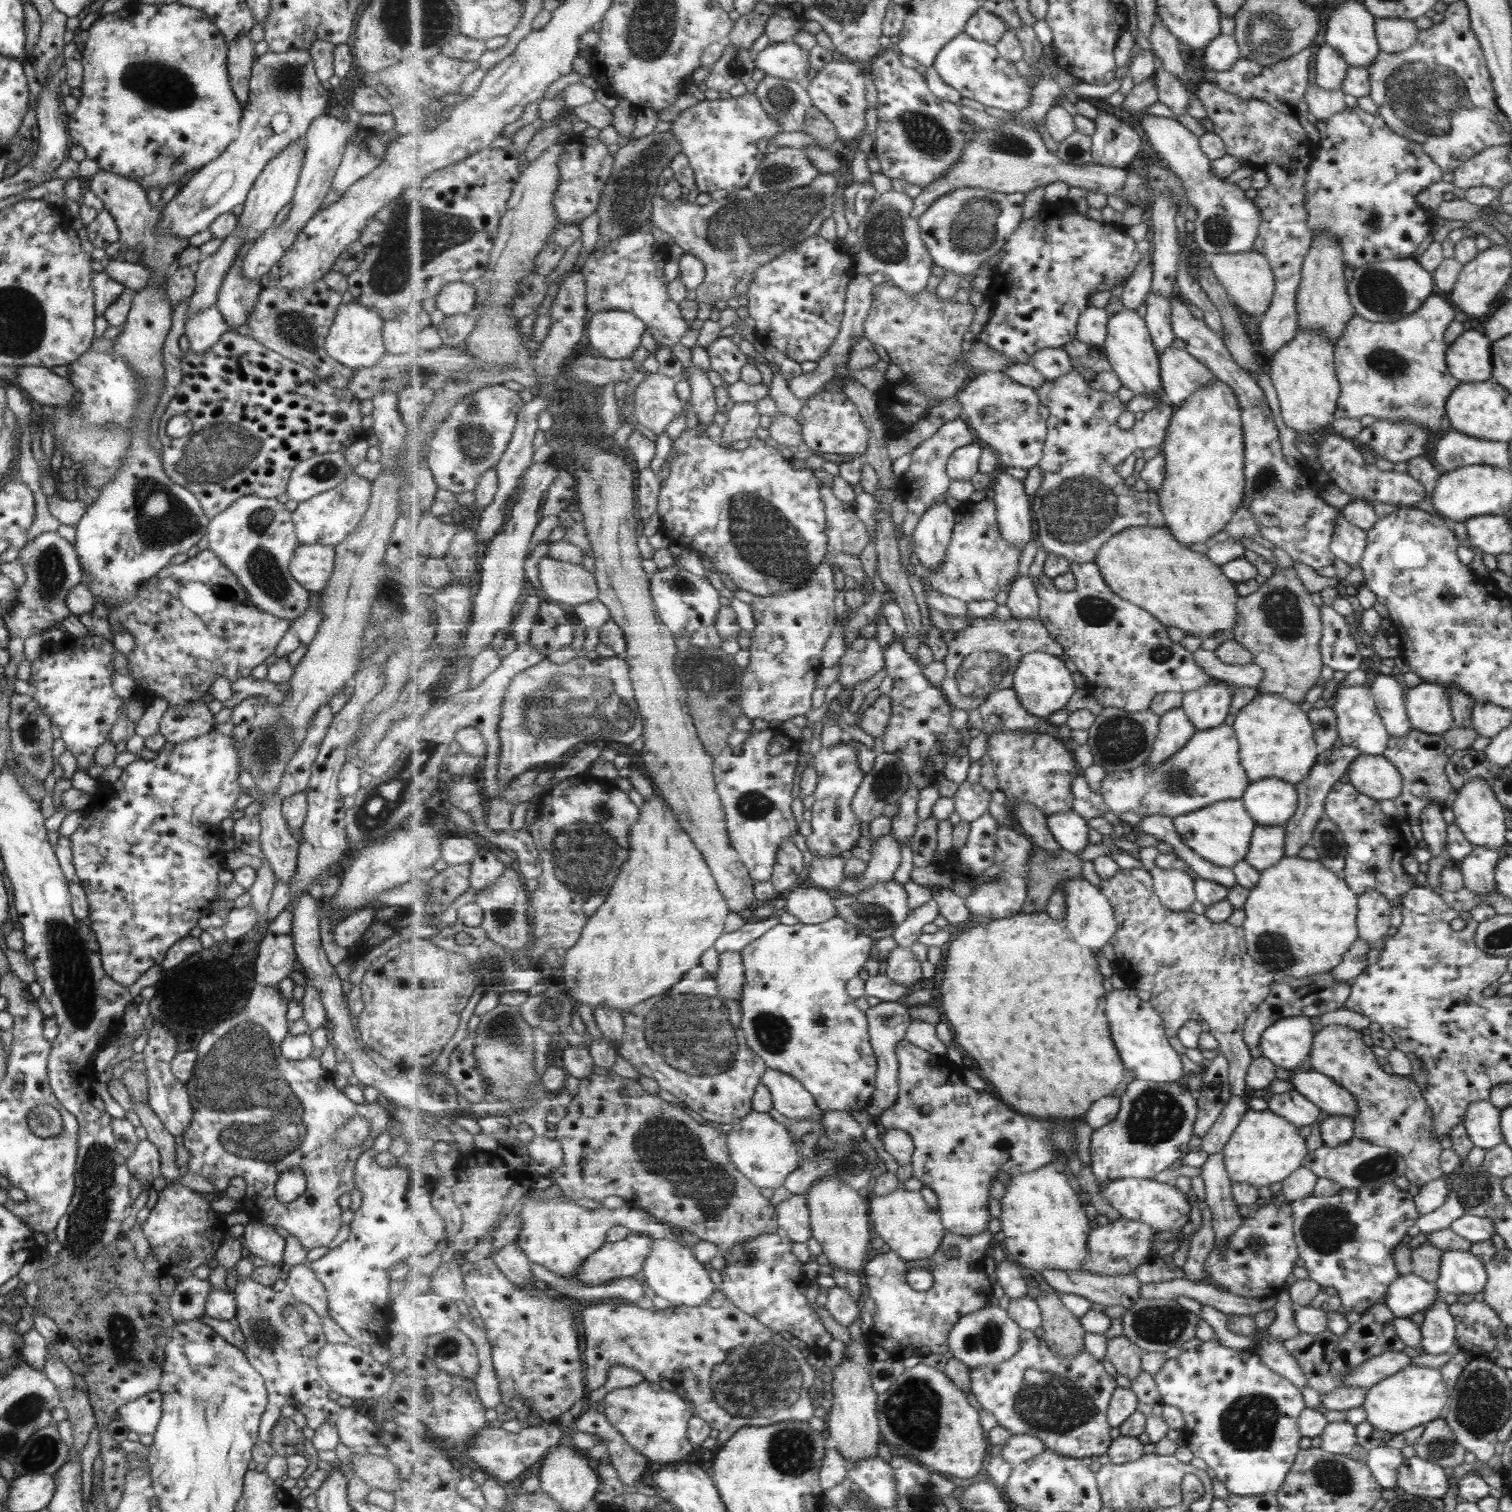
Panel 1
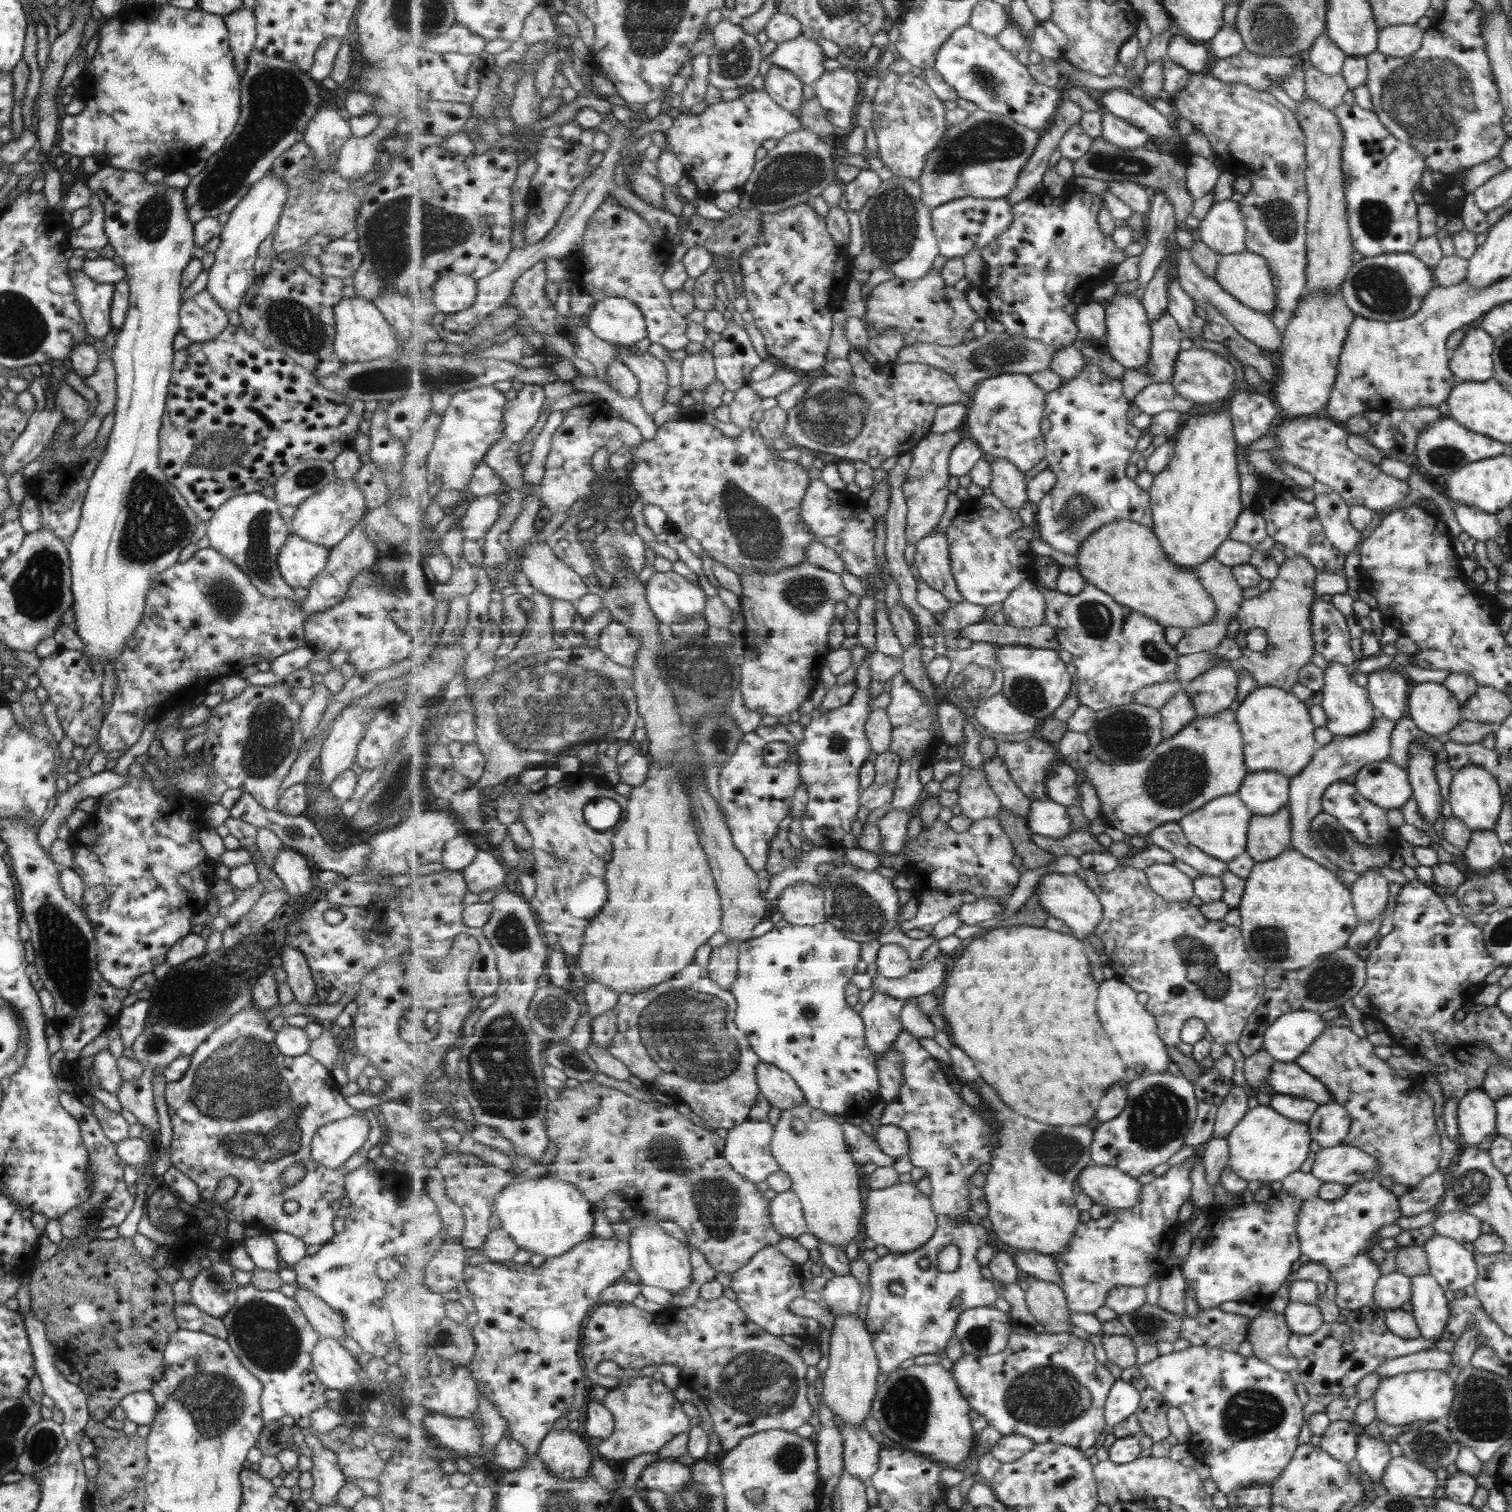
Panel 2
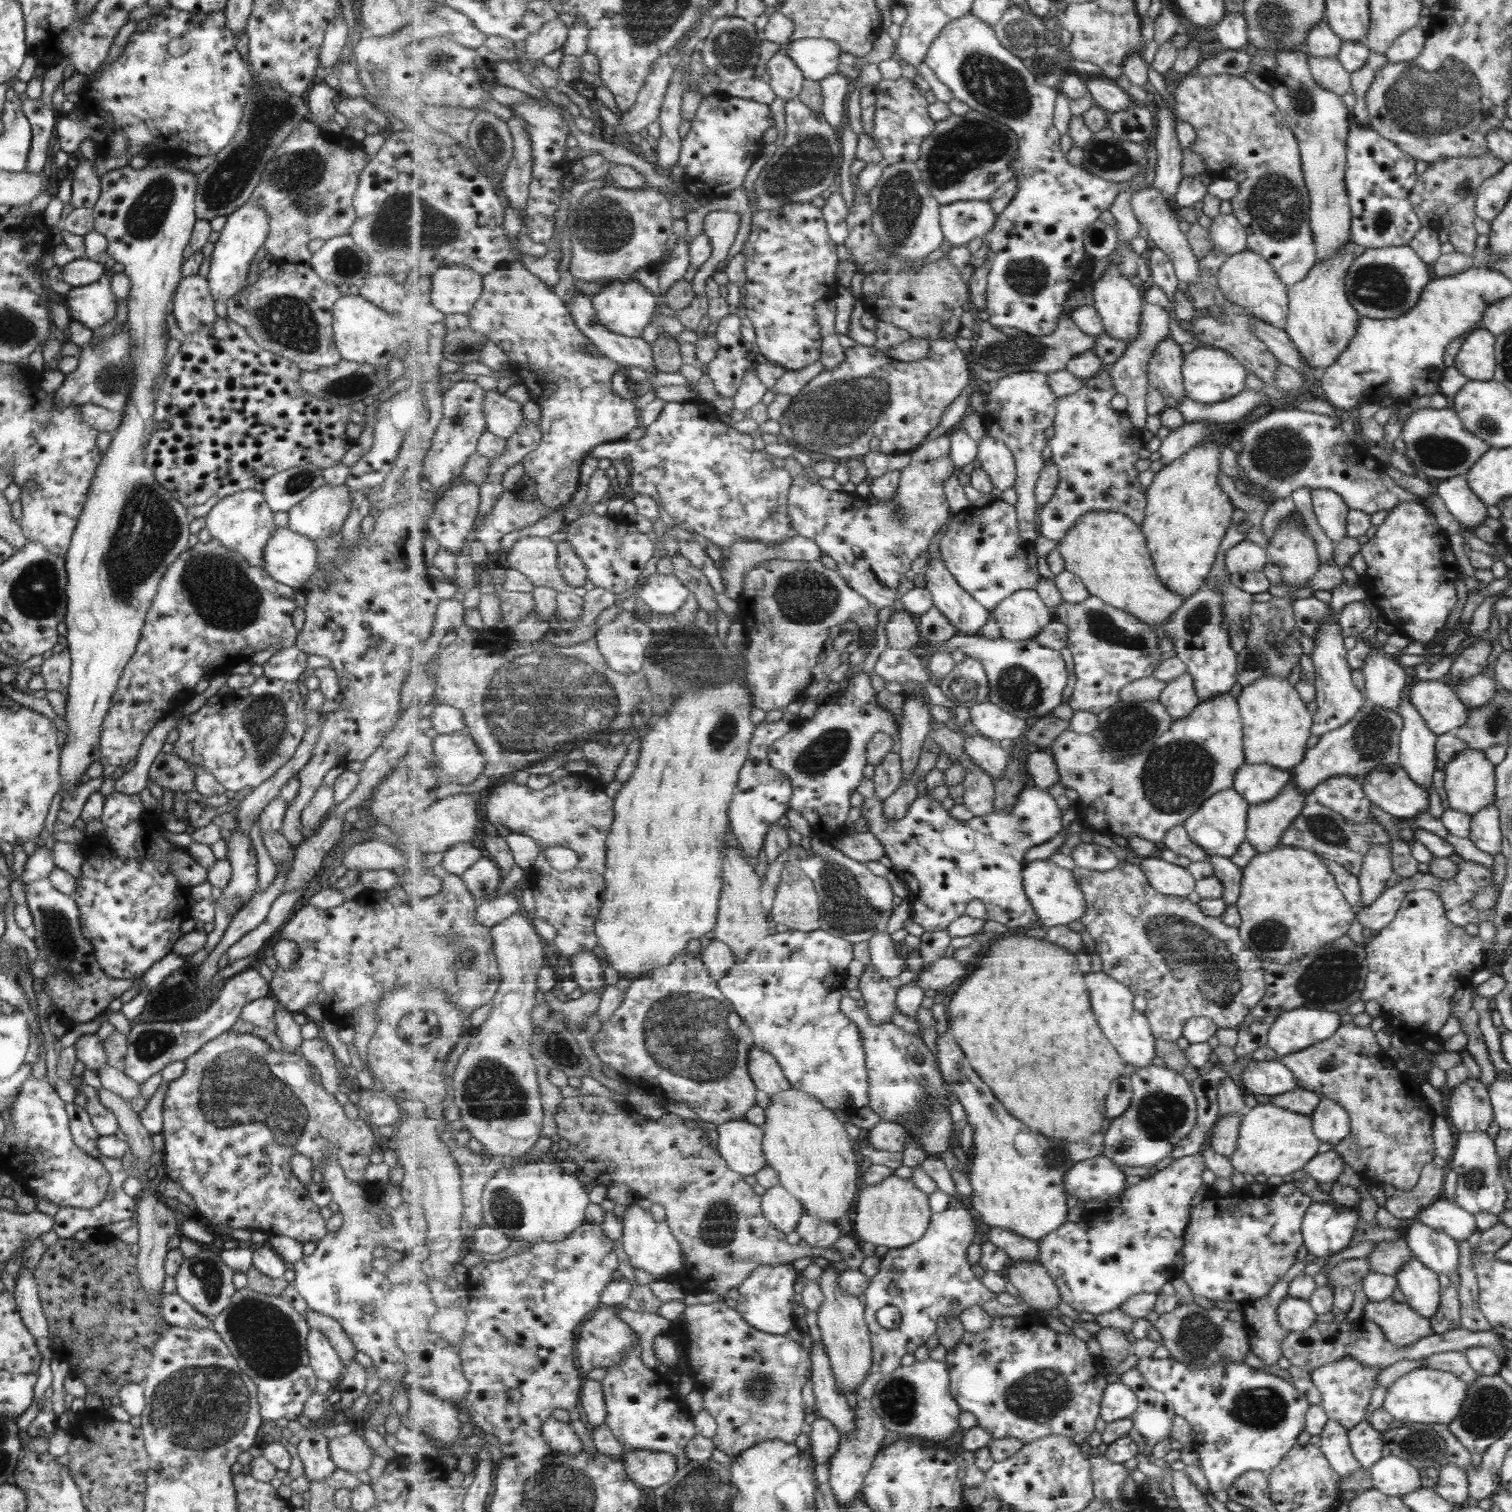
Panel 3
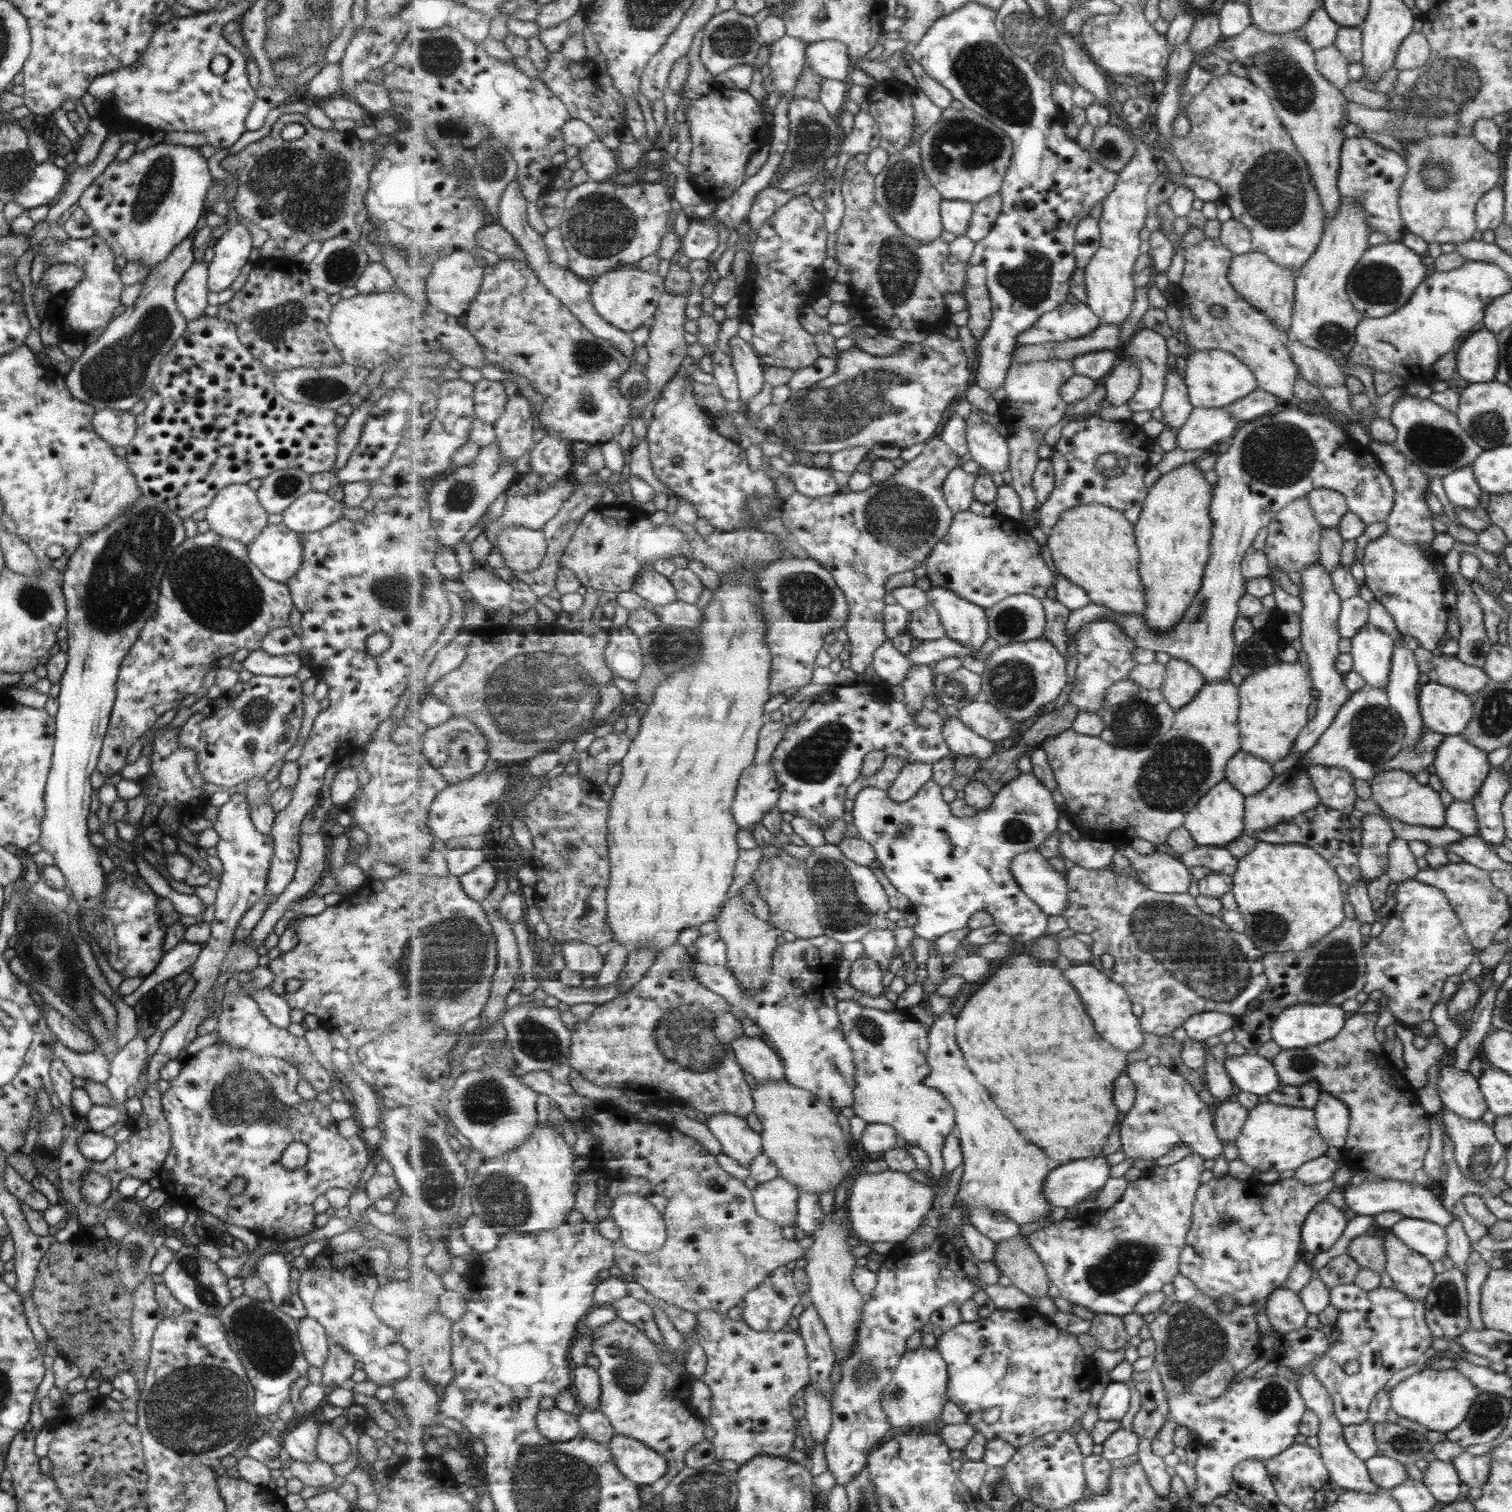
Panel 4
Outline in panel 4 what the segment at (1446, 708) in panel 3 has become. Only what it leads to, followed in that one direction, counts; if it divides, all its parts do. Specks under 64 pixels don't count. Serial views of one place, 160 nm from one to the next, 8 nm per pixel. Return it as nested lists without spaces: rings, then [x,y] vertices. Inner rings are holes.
[[[1428,681],[1417,694],[1424,728],[1445,735],[1459,735],[1472,716],[1472,701],[1461,691]]]

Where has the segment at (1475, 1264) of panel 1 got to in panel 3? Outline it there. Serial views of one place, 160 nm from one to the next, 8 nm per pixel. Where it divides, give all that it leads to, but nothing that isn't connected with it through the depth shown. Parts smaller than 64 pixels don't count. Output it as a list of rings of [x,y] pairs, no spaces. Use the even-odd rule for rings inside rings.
[[[1419,1222],[1409,1224],[1404,1232],[1407,1249],[1425,1268],[1429,1268],[1437,1276],[1448,1277],[1453,1272],[1459,1274],[1459,1249],[1453,1238]]]

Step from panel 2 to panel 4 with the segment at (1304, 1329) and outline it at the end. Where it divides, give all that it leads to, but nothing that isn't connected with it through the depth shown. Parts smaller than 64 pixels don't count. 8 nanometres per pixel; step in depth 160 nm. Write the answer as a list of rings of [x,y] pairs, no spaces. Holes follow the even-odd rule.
[[[1283,1286],[1275,1287],[1263,1301],[1269,1325],[1276,1334],[1304,1327],[1308,1312],[1292,1290]]]

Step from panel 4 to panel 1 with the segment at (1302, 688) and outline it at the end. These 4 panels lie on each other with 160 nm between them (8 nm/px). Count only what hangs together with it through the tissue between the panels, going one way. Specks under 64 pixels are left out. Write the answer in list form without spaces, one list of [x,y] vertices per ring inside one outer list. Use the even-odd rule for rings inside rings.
[[[1271,693],[1255,695],[1243,706],[1232,725],[1241,738],[1241,766],[1245,766],[1248,782],[1257,782],[1263,778],[1277,778],[1288,784],[1299,784],[1307,778],[1319,749],[1313,739],[1313,729],[1300,706]]]

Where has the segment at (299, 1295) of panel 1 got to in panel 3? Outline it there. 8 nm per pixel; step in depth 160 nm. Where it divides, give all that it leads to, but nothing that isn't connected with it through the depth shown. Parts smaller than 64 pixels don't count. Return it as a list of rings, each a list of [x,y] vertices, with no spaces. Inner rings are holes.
[[[312,1310],[306,1312],[304,1319],[307,1321],[309,1329],[321,1332],[327,1338],[328,1344],[341,1361],[343,1370],[345,1370],[345,1367],[351,1364],[351,1360],[355,1356],[356,1348],[353,1347],[349,1338],[343,1333],[341,1326],[332,1318],[323,1316],[318,1312],[313,1312]]]

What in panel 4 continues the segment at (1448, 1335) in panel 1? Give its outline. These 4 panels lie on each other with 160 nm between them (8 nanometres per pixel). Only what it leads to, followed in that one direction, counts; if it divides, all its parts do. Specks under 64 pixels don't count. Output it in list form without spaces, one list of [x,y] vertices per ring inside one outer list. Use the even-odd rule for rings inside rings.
[[[1386,1233],[1382,1238],[1385,1272],[1393,1283],[1392,1288],[1405,1293],[1410,1299],[1423,1302],[1435,1276],[1432,1264],[1399,1242],[1392,1233]]]

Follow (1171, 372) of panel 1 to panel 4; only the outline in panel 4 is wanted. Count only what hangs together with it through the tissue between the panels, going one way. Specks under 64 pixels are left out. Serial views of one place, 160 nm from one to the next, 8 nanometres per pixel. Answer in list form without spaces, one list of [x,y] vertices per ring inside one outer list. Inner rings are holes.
[[[1193,349],[1187,358],[1186,366],[1185,378],[1194,407],[1225,407],[1258,388],[1257,380],[1253,378],[1249,367],[1245,366],[1245,363],[1241,363],[1236,355],[1222,350]]]

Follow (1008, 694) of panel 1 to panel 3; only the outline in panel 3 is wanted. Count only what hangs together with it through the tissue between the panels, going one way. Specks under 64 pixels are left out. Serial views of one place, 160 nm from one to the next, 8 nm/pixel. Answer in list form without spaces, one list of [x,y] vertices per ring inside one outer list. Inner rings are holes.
[[[991,701],[973,706],[970,709],[970,720],[981,735],[995,742],[1019,738],[1027,732],[1032,723],[1009,714],[1003,707]]]

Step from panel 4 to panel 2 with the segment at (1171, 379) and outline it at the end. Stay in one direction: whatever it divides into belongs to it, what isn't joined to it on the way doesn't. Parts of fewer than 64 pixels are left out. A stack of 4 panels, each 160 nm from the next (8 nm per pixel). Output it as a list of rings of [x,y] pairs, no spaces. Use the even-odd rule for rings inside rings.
[[[1165,311],[1164,315],[1152,322],[1151,362],[1141,370],[1127,372],[1122,381],[1125,396],[1133,401],[1147,386],[1155,383],[1171,383],[1175,363],[1180,356],[1181,338],[1186,337],[1176,318]]]

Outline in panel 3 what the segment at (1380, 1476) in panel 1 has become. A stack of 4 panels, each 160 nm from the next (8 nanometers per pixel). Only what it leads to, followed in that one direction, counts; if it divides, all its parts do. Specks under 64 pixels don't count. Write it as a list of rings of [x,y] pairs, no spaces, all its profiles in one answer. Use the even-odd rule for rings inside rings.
[[[1361,1421],[1346,1432],[1352,1455],[1361,1469],[1369,1469],[1381,1457],[1383,1450],[1382,1433],[1369,1426],[1368,1421]]]

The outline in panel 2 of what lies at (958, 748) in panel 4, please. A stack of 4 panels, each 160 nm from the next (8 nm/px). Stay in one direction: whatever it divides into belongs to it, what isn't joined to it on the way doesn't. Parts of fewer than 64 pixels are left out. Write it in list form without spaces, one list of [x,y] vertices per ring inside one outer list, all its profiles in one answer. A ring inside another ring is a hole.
[[[996,755],[985,759],[982,766],[988,776],[989,785],[1000,797],[1002,806],[1028,822],[1033,800],[1027,797],[1012,780],[1005,762]]]

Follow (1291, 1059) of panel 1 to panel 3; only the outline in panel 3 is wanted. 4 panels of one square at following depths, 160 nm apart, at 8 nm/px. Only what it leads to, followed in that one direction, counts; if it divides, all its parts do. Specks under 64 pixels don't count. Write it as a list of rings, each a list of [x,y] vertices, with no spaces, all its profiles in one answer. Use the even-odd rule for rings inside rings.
[[[1299,1007],[1275,1017],[1266,1045],[1277,1057],[1296,1053],[1329,1038],[1339,1025],[1336,1012]]]

